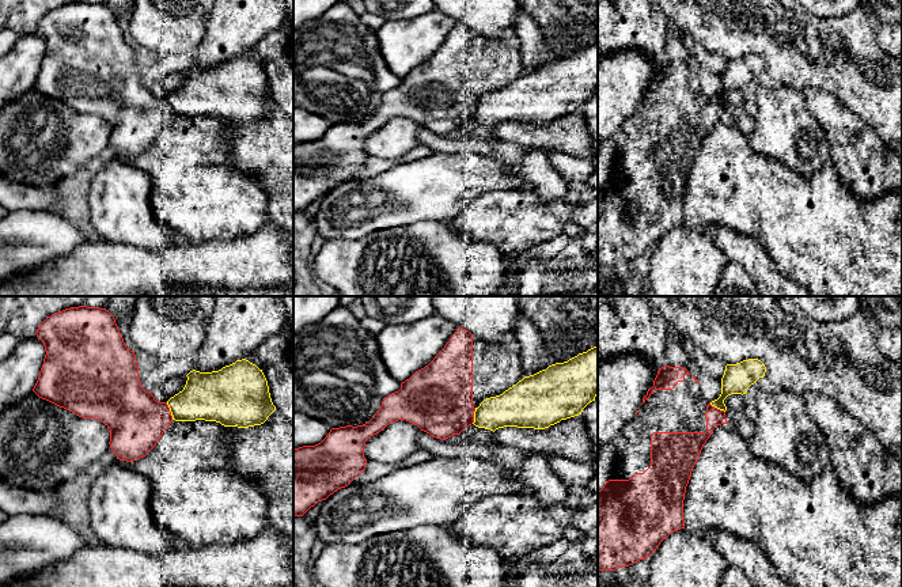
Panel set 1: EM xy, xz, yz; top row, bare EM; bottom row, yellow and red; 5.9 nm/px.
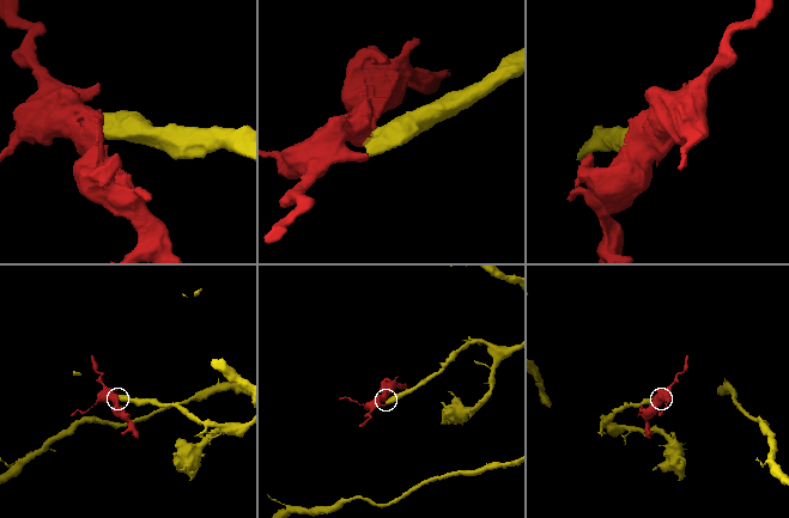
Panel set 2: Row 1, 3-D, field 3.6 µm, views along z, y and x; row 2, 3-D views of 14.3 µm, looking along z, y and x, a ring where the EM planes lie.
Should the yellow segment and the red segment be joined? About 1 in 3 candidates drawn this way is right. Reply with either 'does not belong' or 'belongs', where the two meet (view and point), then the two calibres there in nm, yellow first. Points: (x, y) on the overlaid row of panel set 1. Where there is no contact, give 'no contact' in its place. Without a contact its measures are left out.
does not belong | xy (170, 411) | 280/340 nm

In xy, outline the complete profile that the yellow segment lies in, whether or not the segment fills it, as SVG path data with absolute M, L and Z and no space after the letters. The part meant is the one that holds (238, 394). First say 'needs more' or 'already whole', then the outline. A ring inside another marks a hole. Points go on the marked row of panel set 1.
already whole | M246 359L219 371L190 371L182 391L167 401L175 421L216 421L224 427L264 424L276 410L268 380Z

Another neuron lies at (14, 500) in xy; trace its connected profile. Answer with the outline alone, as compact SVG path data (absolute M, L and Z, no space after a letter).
M0 478L0 510L8 516L19 514L50 515L58 510L58 488L31 491L10 485Z

